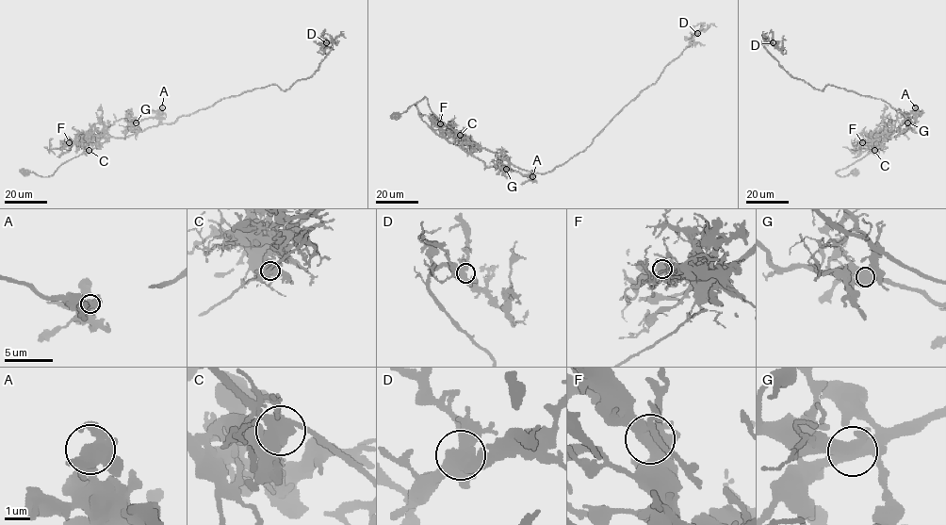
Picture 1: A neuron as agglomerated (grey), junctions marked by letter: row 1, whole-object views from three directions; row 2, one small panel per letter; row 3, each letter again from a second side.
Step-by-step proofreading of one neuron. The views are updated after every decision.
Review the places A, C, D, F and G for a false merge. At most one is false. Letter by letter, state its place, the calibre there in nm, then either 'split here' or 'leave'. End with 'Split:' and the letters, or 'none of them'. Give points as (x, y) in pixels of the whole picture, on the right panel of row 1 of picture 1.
A: at (915, 107); 500 nm thick; leave
C: at (874, 150); 500 nm thick; split here
D: at (773, 42); 480 nm thick; leave
F: at (862, 142); 500 nm thick; leave
G: at (907, 123); 500 nm thick; leave
Split: C

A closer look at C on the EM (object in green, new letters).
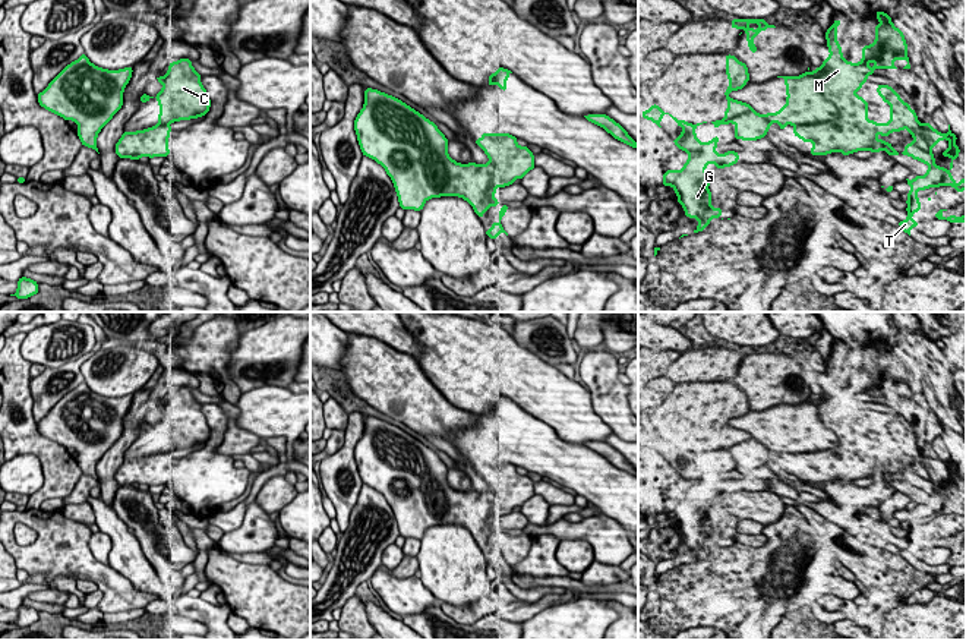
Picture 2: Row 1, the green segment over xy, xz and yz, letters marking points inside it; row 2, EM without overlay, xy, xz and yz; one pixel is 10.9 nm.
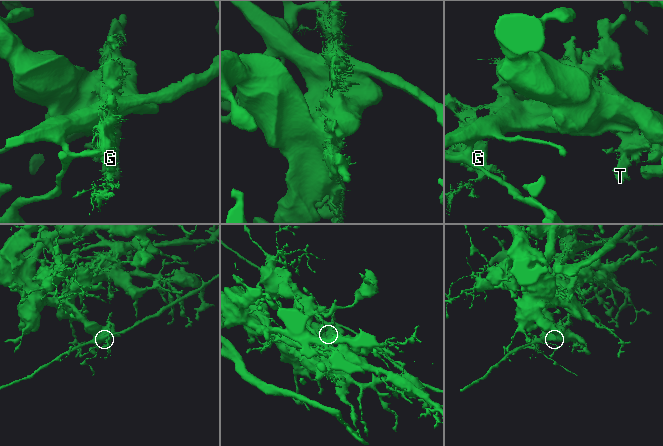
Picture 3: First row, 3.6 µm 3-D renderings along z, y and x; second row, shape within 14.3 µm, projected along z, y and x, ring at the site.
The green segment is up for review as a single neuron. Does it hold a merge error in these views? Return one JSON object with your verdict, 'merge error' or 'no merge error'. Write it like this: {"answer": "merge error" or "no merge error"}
{"answer": "merge error"}

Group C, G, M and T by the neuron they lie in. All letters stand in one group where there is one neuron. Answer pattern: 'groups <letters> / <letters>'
groups C / G M T

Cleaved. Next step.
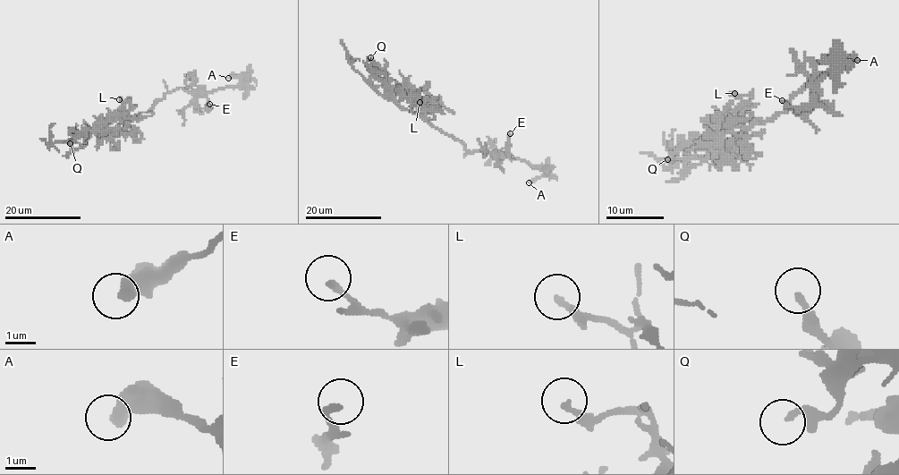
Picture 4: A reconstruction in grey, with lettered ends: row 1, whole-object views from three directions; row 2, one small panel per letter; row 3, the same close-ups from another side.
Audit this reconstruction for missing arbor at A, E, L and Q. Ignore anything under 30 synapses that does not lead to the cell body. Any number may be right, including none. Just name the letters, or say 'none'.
none

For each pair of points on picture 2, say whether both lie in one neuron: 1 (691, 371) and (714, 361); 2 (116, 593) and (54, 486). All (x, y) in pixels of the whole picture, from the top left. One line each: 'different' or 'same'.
1: same
2: different

